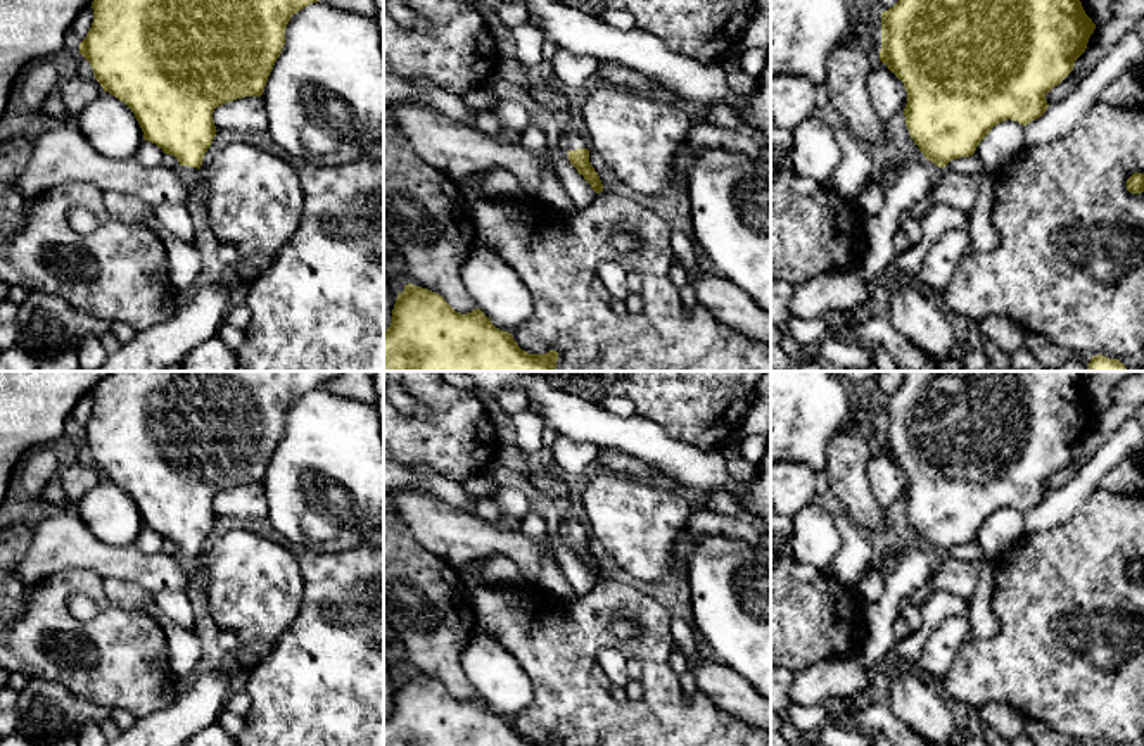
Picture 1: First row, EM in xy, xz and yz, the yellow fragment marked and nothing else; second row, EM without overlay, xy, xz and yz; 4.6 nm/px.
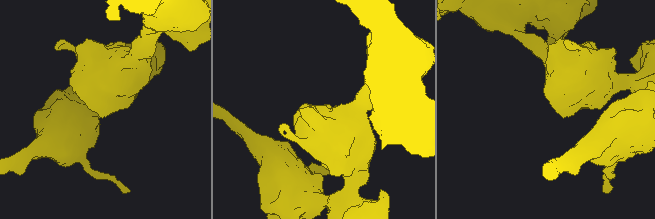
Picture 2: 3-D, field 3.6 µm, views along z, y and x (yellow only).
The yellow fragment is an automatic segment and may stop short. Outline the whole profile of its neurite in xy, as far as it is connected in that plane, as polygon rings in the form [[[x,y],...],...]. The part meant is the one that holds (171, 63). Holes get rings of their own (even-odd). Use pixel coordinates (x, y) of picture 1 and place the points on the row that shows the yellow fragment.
[[[93,0],[93,22],[79,43],[104,92],[124,102],[135,114],[143,140],[156,143],[180,162],[178,173],[190,186],[200,183],[204,154],[216,136],[216,107],[244,97],[261,97],[268,76],[285,45],[294,14],[320,0]]]

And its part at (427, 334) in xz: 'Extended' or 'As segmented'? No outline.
As segmented

